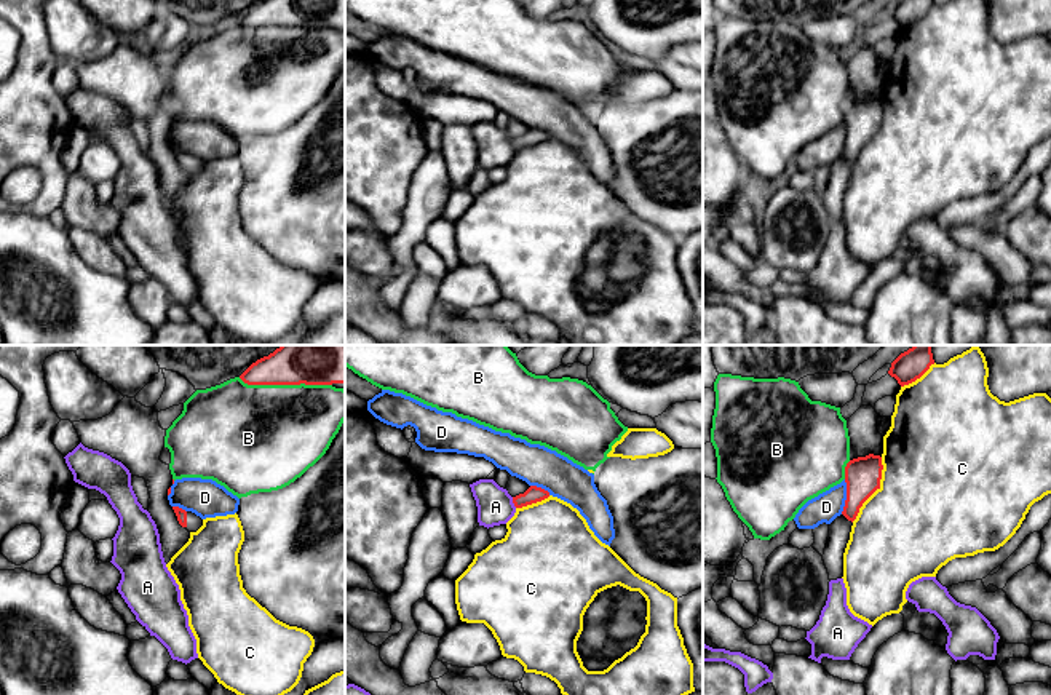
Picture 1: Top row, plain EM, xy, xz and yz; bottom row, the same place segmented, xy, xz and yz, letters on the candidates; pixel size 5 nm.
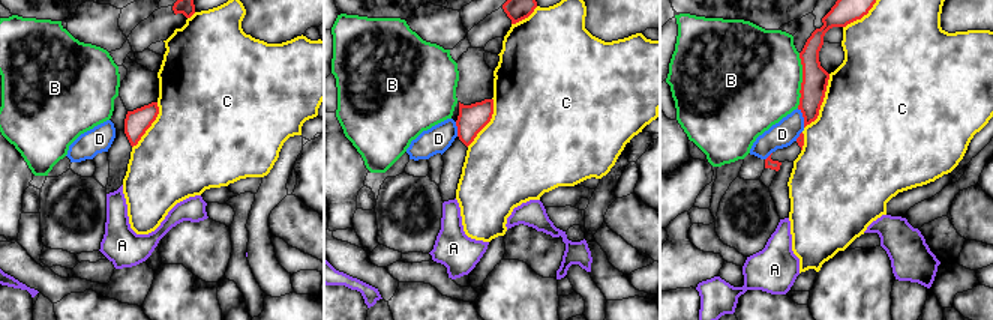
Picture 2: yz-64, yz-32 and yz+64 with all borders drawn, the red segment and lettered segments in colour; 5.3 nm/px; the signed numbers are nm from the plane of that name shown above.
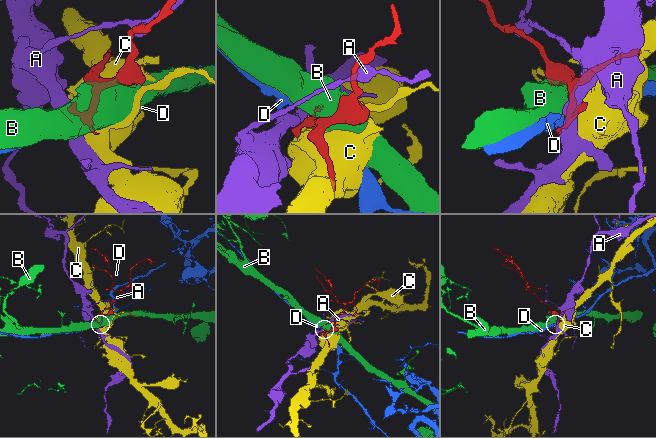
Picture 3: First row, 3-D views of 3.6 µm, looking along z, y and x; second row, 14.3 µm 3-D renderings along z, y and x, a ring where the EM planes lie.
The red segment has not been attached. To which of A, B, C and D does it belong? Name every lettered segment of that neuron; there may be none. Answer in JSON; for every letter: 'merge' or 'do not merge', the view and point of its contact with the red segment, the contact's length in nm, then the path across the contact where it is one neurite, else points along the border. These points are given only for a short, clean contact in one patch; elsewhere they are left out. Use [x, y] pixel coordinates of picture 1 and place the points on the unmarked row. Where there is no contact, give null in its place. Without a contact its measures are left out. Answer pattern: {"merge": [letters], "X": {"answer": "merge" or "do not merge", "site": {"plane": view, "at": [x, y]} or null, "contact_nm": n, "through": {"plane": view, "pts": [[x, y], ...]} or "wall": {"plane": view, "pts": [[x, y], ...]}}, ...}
{"merge": [], "A": {"answer": "do not merge", "site": {"plane": "xz", "at": [513, 144]}, "contact_nm": 60}, "B": {"answer": "do not merge", "site": {"plane": "xy", "at": [285, 26]}, "contact_nm": 480}, "C": {"answer": "do not merge", "site": {"plane": "yz", "at": [877, 130]}, "contact_nm": 360}, "D": {"answer": "do not merge", "site": {"plane": "yz", "at": [847, 139]}, "contact_nm": 180, "wall": {"plane": "yz", "pts": [[845, 122], [845, 147], [840, 155]]}}}

